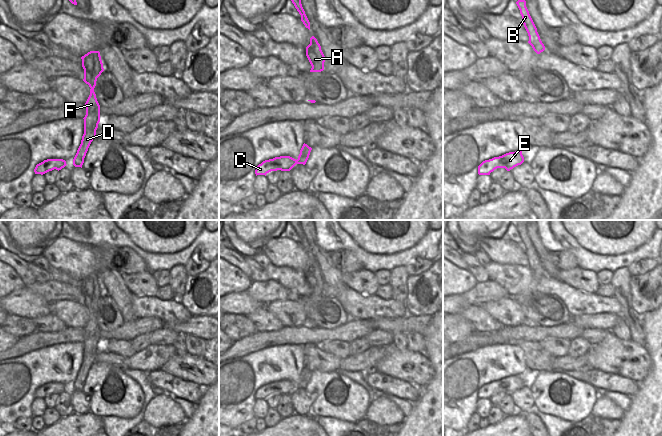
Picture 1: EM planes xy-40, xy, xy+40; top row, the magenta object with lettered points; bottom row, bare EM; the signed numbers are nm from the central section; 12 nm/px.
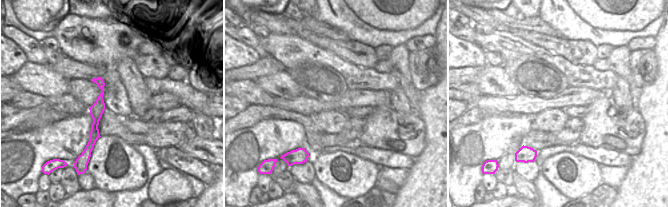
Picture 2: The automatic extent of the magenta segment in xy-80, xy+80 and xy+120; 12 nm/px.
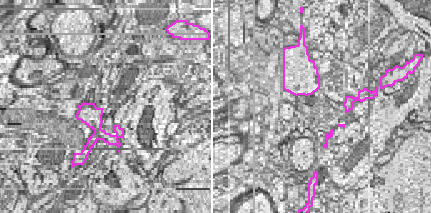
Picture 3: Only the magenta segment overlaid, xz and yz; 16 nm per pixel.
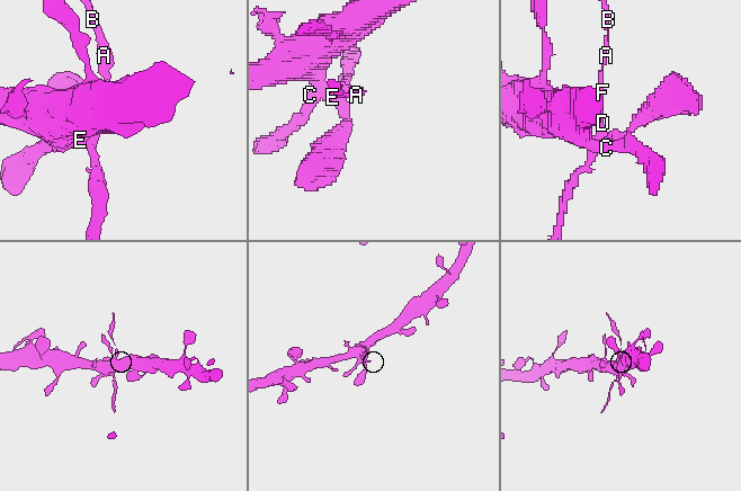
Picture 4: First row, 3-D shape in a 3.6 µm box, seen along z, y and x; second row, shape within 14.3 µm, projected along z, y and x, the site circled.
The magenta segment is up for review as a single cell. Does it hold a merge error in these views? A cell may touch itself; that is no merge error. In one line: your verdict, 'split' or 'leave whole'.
split

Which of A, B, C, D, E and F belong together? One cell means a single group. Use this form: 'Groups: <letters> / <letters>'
Groups: A B D F / C E

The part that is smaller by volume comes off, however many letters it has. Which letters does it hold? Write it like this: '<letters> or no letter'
A, B, D, F

